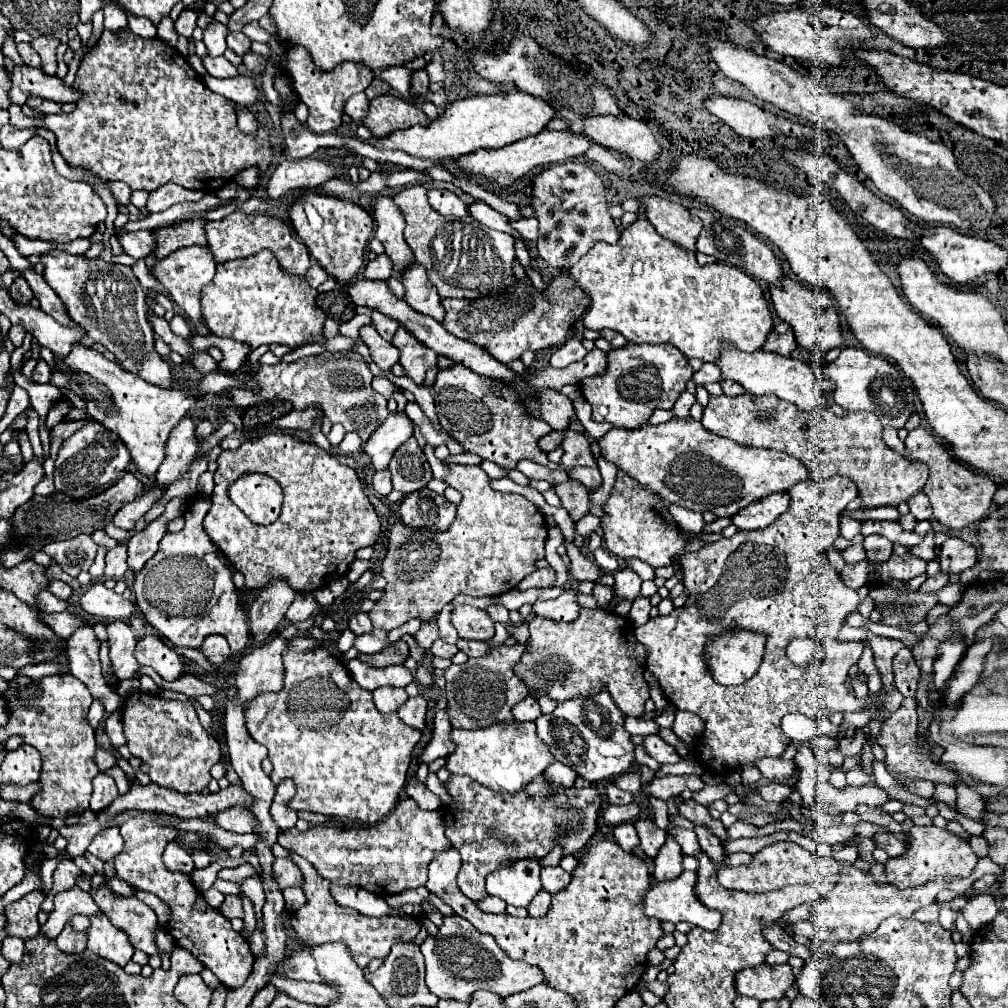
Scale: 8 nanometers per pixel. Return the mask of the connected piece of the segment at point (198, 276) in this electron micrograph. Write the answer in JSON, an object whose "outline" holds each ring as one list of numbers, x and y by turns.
{"outline":[[182,247,178,251,174,251,172,255,168,255,166,259,158,261,152,267,154,277,168,287,172,301,180,307,180,311,198,327,200,325,200,289,210,283,214,279,214,271,216,271,216,263,214,257,210,253,208,247]]}

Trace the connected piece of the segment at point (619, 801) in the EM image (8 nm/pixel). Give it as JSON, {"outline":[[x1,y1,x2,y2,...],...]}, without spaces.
{"outline":[[606,783,606,795,608,795,608,801,614,805,628,805,634,801,632,793,618,789,614,783]]}

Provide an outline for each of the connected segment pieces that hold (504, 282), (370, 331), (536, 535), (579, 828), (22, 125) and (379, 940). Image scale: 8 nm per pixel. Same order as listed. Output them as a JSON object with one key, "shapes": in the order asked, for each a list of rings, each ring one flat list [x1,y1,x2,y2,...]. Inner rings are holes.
{"shapes":[[[416,184,402,189,393,200,406,219,404,239,414,251,416,261,426,267,430,275,428,279,438,287,440,297,476,299,490,293,496,295,506,291,516,281,512,273,512,263,516,259,514,237,508,233,488,229,482,223,474,221,470,215,466,219,448,219,436,213,428,203,427,192,422,185],[464,227,466,227,466,247,464,247]],[[372,325,360,329,360,339,366,343,366,347,370,349,372,361,374,361,382,371,390,371,390,367,392,367,394,363,398,363,400,351,398,351,392,343,384,341,384,339,380,337,380,333,378,333]],[[444,463,448,473,444,481,462,493,462,501,458,503,458,515,454,523,446,531,432,531,432,529,416,529,408,527,402,521,392,523,390,539,388,539,388,553,380,565,380,575,386,579,386,587,382,599,374,603,372,611,368,613,372,619,372,633,360,635,354,639,354,647,358,653,378,653,388,647,388,631,404,625,410,619,420,619,422,623,436,617,444,605,448,605,456,595,472,595,472,597,486,597,486,595,502,595,534,571,534,561,544,559,544,543,548,537,548,527,542,513,522,495,502,495,490,487,490,477,476,465,456,465]],[[452,775,444,787,456,801,444,809,444,822,446,837,462,857,458,887,474,903,488,897,484,887,486,877,500,867,528,857,544,859,554,845,564,849,564,857,580,853,588,839,596,833,598,811,602,809,602,797,598,789,568,787,552,791,550,781,544,775,538,775,532,783,528,783,528,787,514,795,490,791,466,775]],[[10,105,10,123,12,123,12,127,16,127,16,129,28,129,28,127,34,127,32,125,32,117,26,117,24,113,22,113,22,109,20,109,20,105]],[[292,853,292,861,304,873,302,889,304,889,308,901,302,909,292,913,290,925,306,945,314,947,314,945,322,945,326,941,344,941,348,945,348,949,352,951,354,961,364,969,372,959,376,959,376,957,384,959,390,953,390,947,394,943,400,943,400,941,408,943,408,941,414,941,414,937,418,935,418,931,420,931,418,917,406,917,406,919,402,919,402,917,366,917,354,909,340,907,328,891,328,881,322,879,318,875,318,871,306,859]]]}

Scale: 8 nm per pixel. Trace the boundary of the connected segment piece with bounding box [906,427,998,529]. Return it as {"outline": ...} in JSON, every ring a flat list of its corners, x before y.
{"outline":[[918,427,918,429,908,433,906,449,908,449,910,459,922,461,930,469,928,483,924,485,922,491,928,495,928,499,932,503,932,509,934,509,934,519,938,523,942,523,950,529,962,529,970,523,976,523,976,521,984,519,984,515,986,515,986,511,992,503,992,497,998,489,994,477,978,475,970,467,960,465,960,461,954,459,950,447,940,437,936,437,932,431,928,431,924,427]]}

